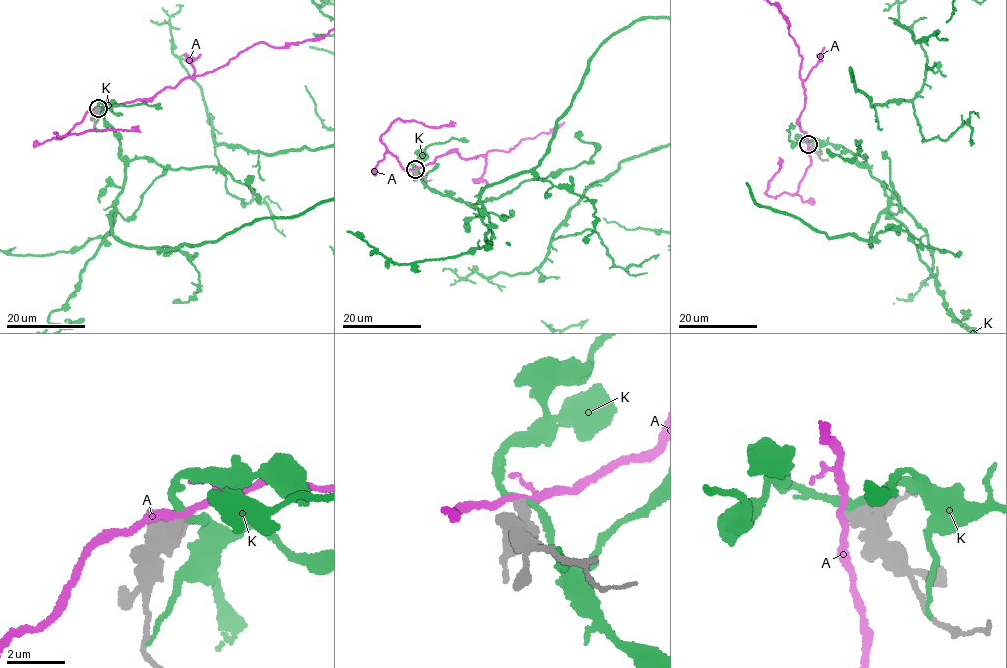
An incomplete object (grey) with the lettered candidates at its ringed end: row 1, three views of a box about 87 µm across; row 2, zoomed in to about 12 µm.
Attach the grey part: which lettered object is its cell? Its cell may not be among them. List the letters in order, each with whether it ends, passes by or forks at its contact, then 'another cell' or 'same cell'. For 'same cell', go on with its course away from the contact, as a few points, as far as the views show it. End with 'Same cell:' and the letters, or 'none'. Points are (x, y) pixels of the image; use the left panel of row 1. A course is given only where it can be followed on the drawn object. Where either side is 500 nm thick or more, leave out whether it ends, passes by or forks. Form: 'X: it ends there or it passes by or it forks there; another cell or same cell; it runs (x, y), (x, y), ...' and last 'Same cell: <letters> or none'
A: it passes by; another cell
K: it passes by; another cell
Same cell: none

